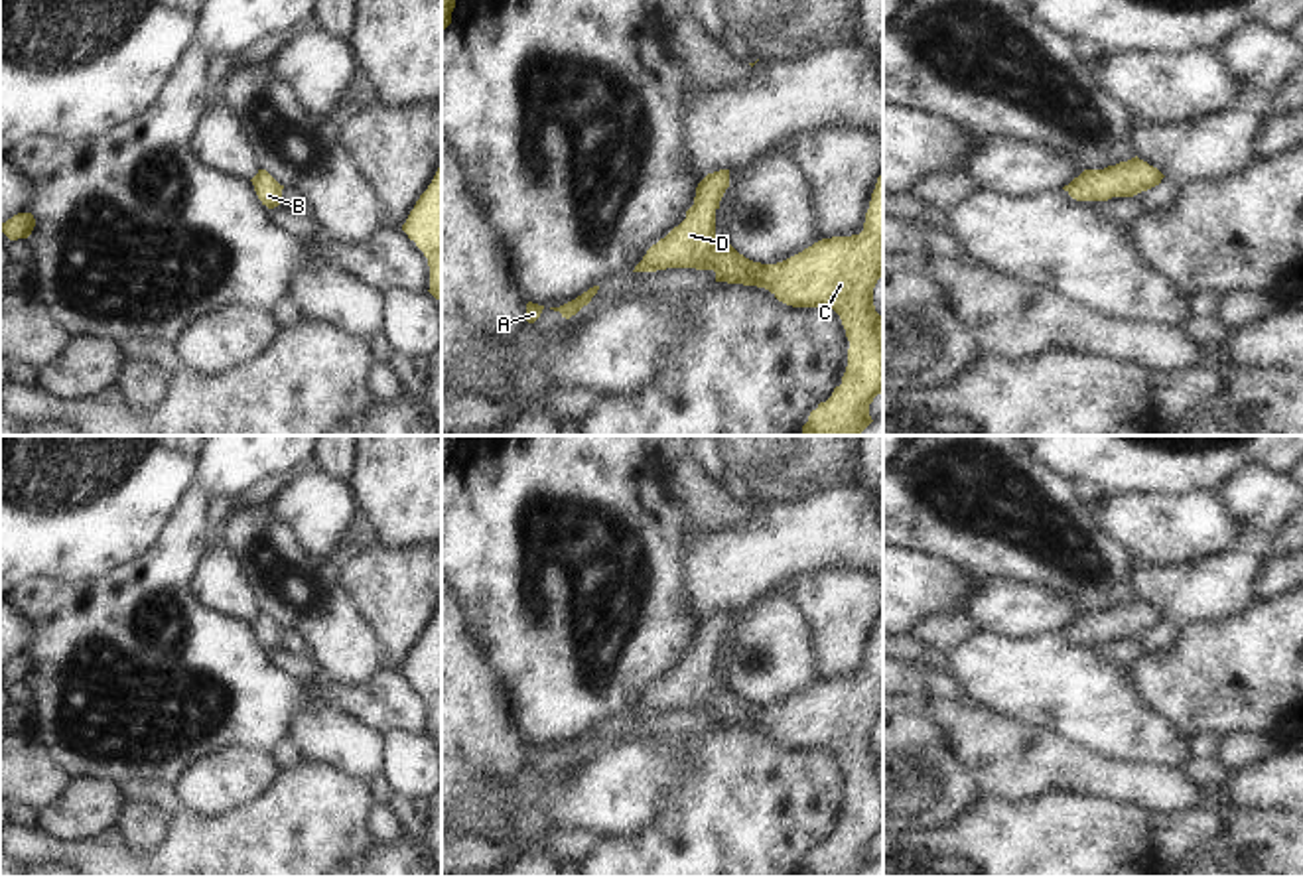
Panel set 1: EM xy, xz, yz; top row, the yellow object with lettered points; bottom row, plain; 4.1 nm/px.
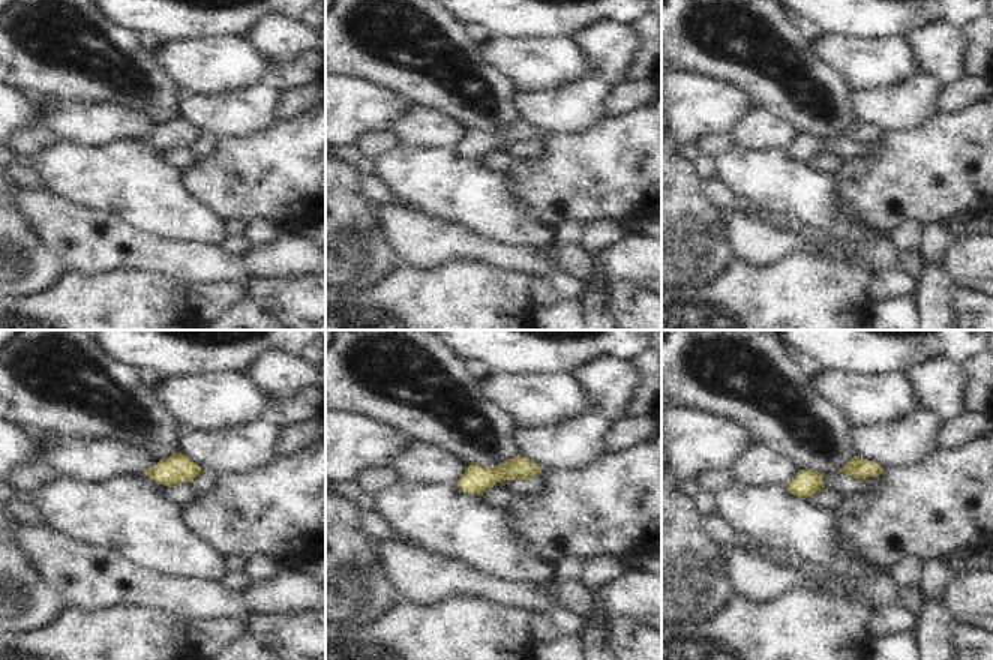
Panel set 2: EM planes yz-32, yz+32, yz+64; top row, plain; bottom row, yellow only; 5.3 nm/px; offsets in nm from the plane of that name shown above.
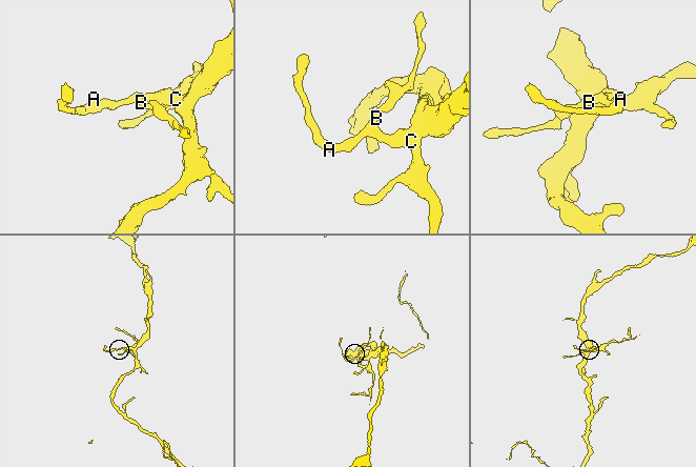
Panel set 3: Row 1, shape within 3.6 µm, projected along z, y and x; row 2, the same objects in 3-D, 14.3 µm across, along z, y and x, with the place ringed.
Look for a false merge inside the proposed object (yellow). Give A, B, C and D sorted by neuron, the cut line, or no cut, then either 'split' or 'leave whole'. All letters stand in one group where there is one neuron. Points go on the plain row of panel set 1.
A B C D; no cut; leave whole

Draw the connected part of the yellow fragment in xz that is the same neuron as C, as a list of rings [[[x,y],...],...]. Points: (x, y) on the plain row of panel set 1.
[[[729,611],[708,615],[696,629],[694,646],[686,652],[686,660],[652,686],[633,713],[714,711],[716,723],[765,729],[779,743],[792,749],[834,751],[850,782],[848,808],[842,826],[810,853],[802,877],[859,877],[873,863],[869,845],[883,834],[881,757],[873,747],[873,729],[883,717],[883,615],[877,619],[859,676],[822,680],[777,706],[753,704],[716,676],[716,652],[727,629]]]

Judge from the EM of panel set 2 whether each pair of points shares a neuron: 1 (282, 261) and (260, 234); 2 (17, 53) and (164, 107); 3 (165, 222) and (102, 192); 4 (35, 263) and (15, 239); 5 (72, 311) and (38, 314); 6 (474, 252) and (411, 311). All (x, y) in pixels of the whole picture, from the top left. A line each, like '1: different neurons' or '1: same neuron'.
1: different neurons
2: same neuron
3: same neuron
4: same neuron
5: same neuron
6: different neurons

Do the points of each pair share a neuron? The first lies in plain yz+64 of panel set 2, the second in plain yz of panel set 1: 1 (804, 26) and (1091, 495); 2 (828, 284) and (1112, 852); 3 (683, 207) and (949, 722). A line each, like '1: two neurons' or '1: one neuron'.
1: one neuron
2: one neuron
3: two neurons

